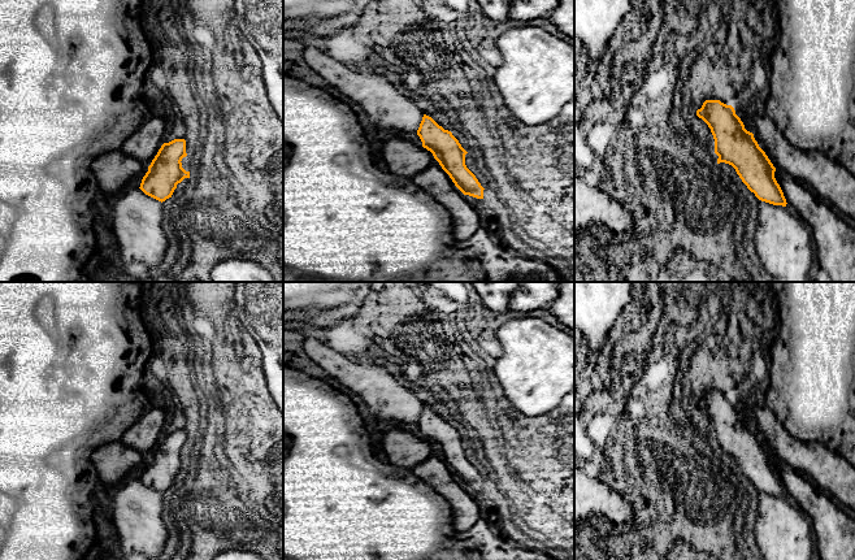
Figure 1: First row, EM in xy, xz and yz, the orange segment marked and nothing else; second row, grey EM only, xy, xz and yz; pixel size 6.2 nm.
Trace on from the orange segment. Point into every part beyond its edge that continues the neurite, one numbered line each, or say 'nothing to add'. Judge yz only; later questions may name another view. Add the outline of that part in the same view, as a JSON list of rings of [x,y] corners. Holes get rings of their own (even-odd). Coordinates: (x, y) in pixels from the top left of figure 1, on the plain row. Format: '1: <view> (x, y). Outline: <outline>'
nothing to add

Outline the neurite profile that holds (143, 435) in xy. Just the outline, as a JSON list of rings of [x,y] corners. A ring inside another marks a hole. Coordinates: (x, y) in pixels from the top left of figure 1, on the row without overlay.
[[[155,405],[126,429],[122,438],[123,443],[149,457],[164,435],[162,429],[166,422],[166,417],[168,413]]]

